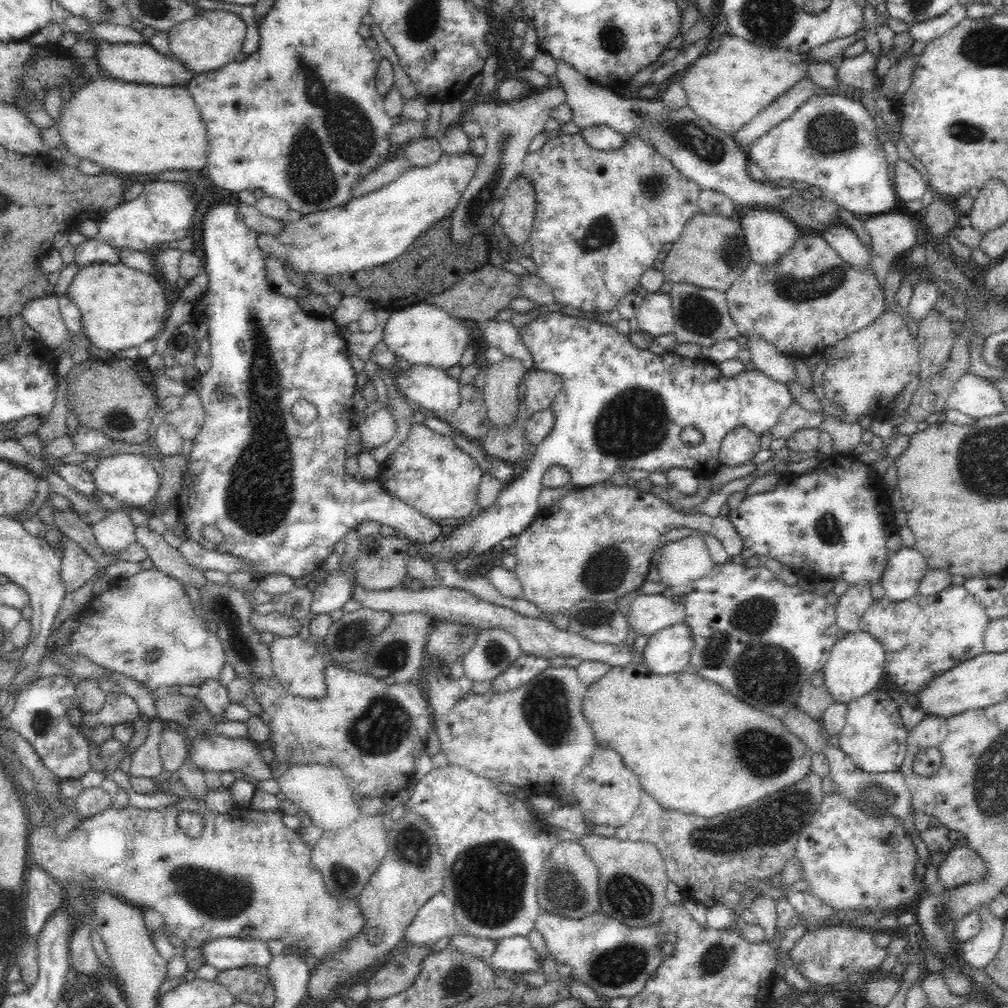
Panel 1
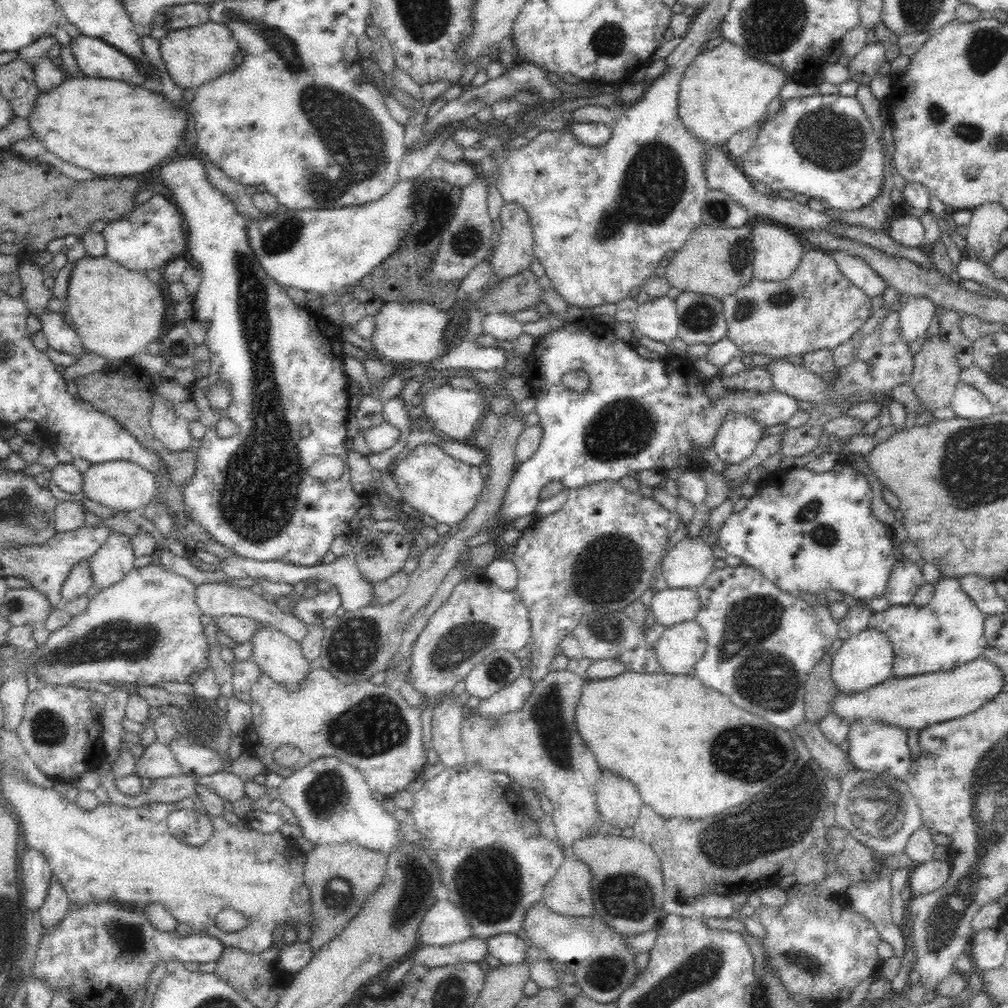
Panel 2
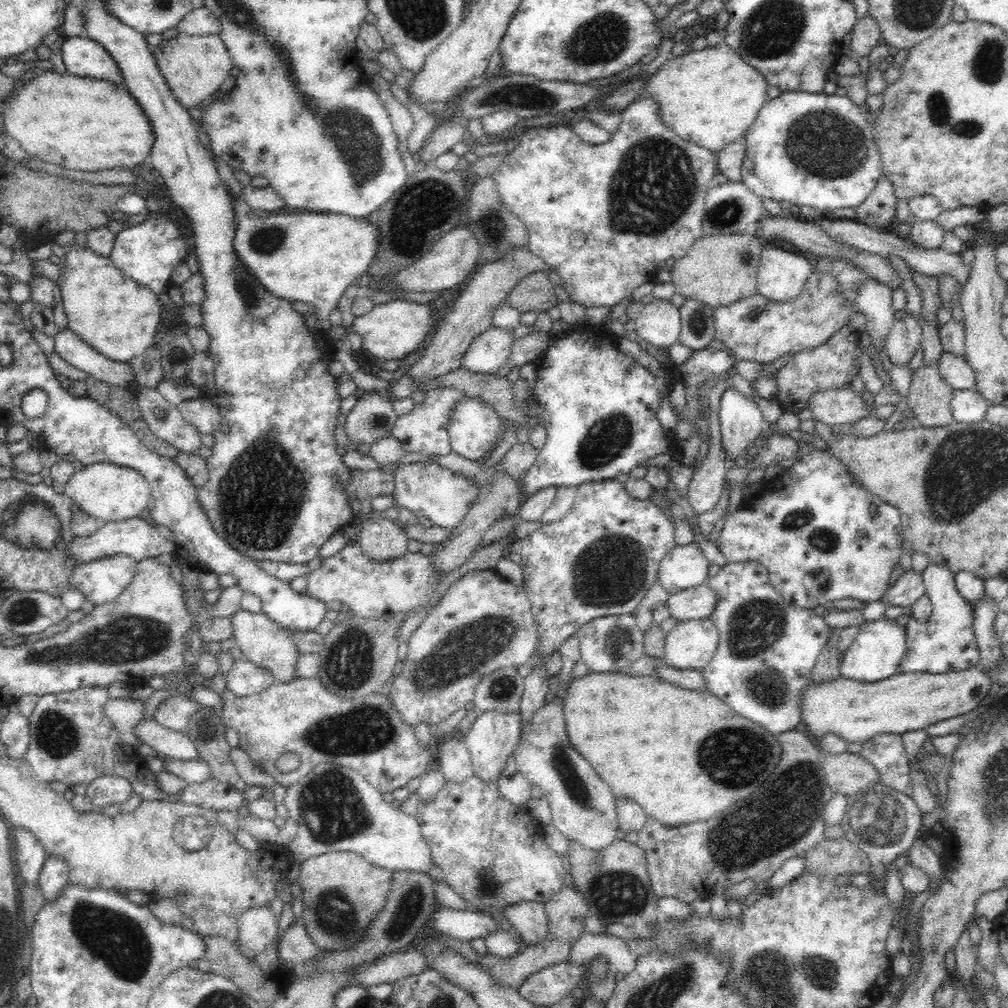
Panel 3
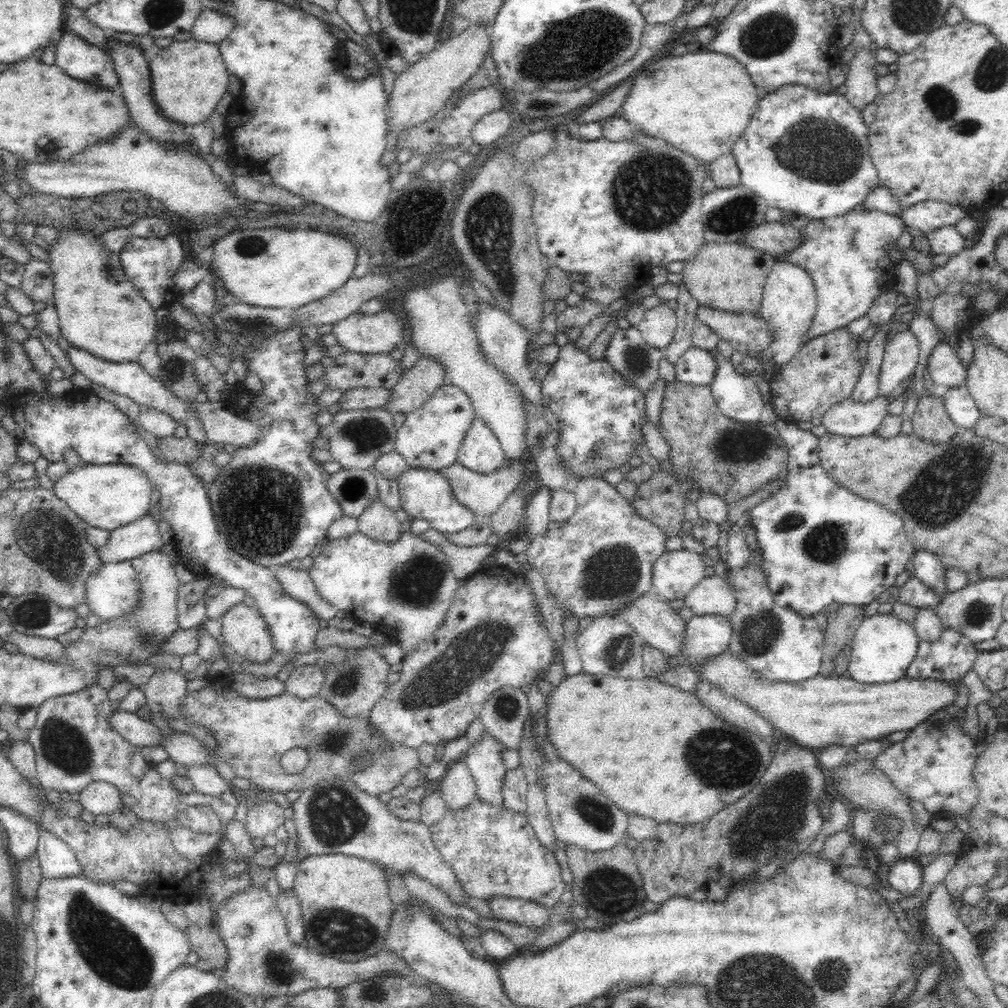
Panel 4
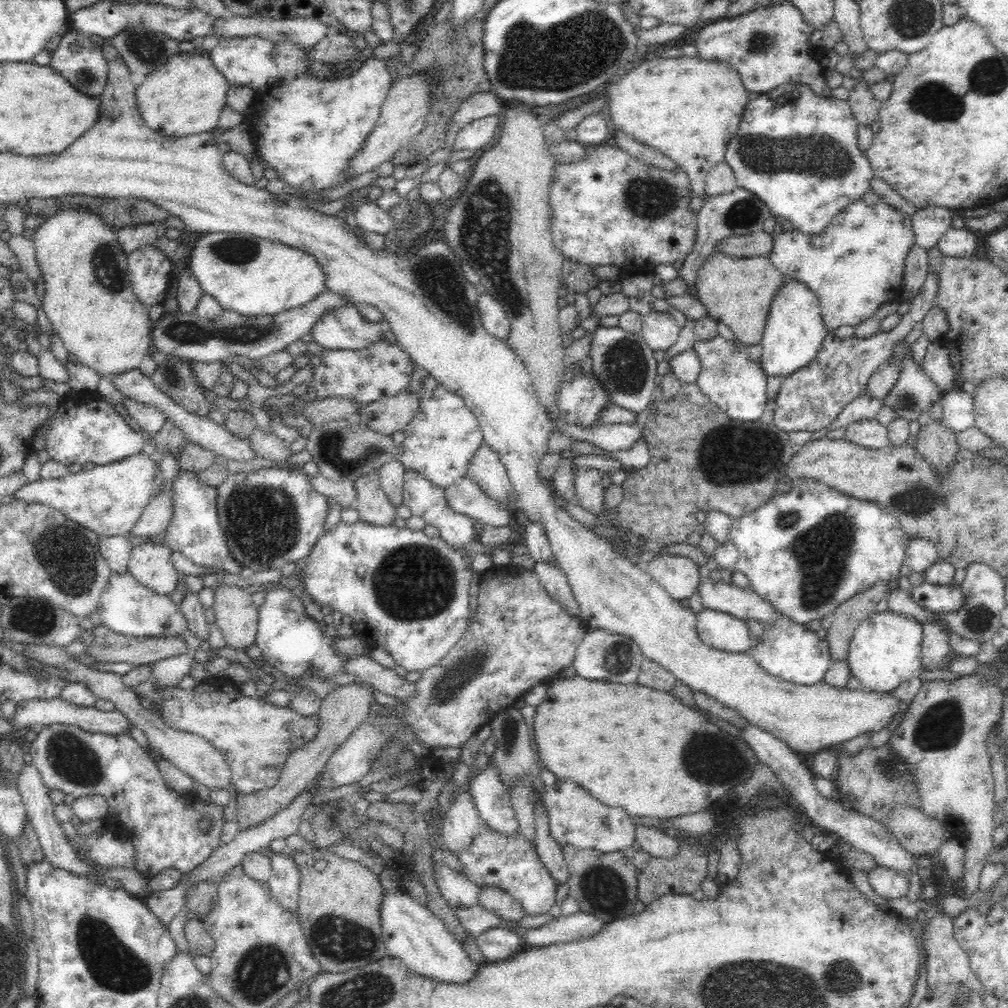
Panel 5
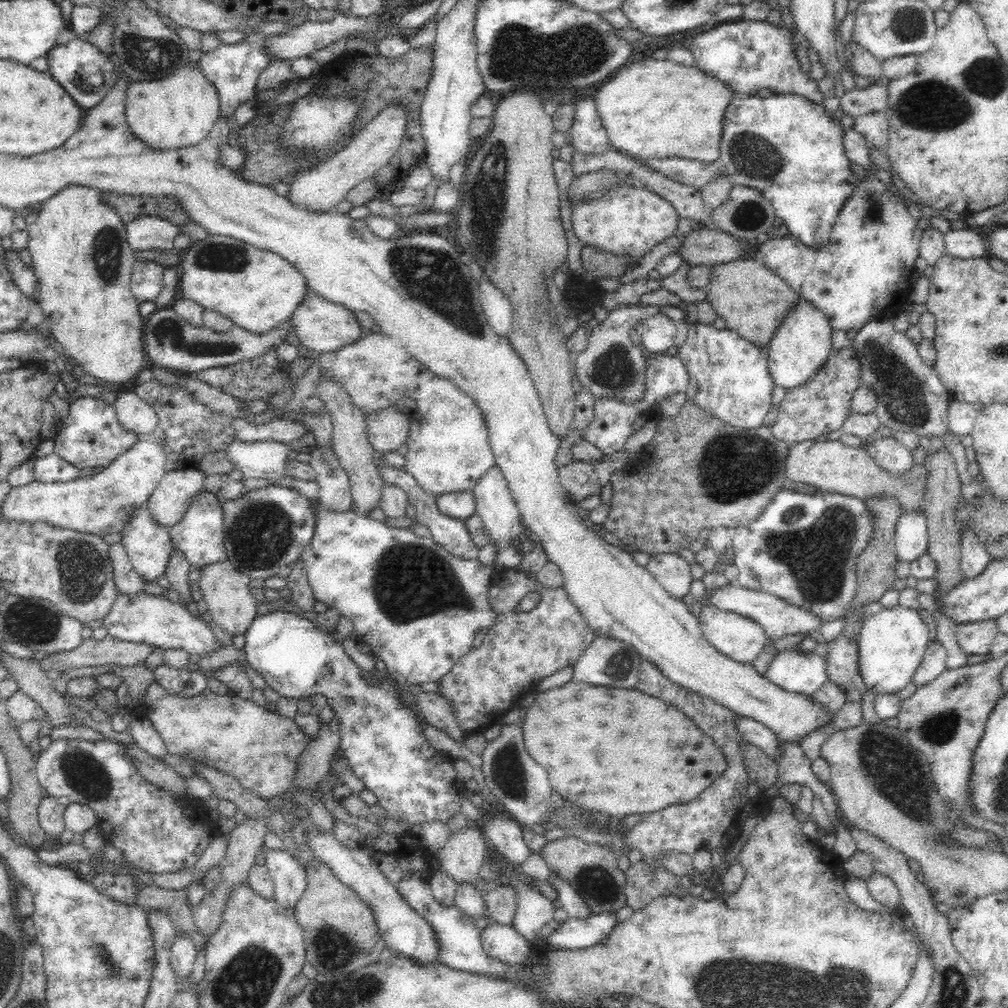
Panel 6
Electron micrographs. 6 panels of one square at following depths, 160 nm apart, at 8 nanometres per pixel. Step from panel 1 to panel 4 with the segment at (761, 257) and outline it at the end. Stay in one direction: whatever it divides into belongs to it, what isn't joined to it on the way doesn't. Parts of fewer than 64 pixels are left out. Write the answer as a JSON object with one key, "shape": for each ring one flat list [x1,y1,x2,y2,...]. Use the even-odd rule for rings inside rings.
{"shape":[[776,262,768,273,759,312,762,319,772,327,772,340,768,352,776,369,787,365,806,344,807,332,813,325,816,309,817,294,812,277,799,266,788,262]]}

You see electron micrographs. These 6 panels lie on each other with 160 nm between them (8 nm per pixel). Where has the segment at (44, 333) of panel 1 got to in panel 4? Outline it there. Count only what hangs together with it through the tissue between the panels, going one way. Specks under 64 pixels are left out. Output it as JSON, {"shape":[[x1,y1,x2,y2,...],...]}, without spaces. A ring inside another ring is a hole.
{"shape":[[74,346,66,351,70,362,74,365,75,370,79,370,85,374,94,384,105,386,108,390,127,396,136,402,140,407,146,406,156,411,163,412,170,416,177,425,187,428,187,438,190,438,197,445,203,446,210,441,206,437,206,429,204,423,200,419,200,412,194,409,193,403,184,402,174,393,170,392,160,380,154,379,150,373,146,372,137,362,106,362,88,352,86,350,77,349]]}

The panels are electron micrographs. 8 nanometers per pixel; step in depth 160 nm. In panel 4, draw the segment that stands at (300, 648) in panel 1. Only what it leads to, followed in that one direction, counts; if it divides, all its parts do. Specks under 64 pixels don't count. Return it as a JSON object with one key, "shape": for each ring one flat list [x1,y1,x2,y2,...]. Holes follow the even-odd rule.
{"shape":[[243,600,224,610,221,624,226,647,248,661,266,663,276,653,262,613]]}

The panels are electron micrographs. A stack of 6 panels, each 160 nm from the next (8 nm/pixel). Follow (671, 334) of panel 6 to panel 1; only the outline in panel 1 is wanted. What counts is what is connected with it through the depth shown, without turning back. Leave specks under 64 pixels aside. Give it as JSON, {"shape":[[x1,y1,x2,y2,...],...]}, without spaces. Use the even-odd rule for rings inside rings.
{"shape":[[648,293,636,310,639,330,655,337,668,334,674,328,675,314,668,293]]}

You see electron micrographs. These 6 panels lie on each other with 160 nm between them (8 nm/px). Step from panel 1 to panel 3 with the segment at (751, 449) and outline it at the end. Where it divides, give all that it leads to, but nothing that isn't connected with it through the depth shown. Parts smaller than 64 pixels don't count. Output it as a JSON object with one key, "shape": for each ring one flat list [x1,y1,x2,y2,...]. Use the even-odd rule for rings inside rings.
{"shape":[[728,387,720,399,722,449,729,460,742,457,768,426,754,397]]}

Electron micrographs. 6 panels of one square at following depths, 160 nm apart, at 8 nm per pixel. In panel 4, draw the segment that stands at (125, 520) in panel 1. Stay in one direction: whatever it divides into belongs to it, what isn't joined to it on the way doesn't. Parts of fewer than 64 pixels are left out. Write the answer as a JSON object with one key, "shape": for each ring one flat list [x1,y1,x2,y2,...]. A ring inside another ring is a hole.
{"shape":[[130,561,104,563,87,580,87,603,102,621,129,615,141,603,141,586]]}

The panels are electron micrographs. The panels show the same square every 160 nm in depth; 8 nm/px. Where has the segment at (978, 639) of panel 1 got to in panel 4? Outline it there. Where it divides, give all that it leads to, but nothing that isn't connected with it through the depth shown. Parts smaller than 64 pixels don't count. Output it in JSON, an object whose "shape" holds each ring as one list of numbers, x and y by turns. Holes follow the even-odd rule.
{"shape":[[918,549,911,561,914,567,914,577,920,579,926,586,932,587,932,590,939,592,941,596,948,593,946,585,944,585,944,570,946,570,946,567,936,555],[944,629,936,642,919,640,915,661,908,667,906,677,958,681,973,668,977,654,970,639,952,629]]}

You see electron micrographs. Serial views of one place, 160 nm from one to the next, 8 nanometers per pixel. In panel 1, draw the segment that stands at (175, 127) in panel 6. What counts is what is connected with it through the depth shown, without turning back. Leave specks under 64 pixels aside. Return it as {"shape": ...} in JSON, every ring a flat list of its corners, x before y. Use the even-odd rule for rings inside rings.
{"shape":[[205,10,202,14,181,22,167,30,172,58,188,68,193,76,214,73,226,65,237,64,242,44,246,38,246,24,232,12,224,10]]}

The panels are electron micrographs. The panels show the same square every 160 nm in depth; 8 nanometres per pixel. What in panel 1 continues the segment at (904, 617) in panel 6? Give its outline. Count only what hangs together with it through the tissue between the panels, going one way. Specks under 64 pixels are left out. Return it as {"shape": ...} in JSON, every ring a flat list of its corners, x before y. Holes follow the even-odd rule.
{"shape":[[864,631,847,632,831,648,823,675,826,687,835,702,848,704,854,699,876,694,876,688,885,672,886,653,883,644,877,638]]}

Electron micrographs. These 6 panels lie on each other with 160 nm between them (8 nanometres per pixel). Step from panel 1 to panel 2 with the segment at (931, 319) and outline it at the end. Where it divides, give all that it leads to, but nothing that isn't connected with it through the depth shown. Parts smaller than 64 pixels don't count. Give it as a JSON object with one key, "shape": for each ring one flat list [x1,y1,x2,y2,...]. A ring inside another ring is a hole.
{"shape":[[937,336,930,340,922,341,920,351,913,355,912,374,908,380,910,389,914,391,914,395,920,399,921,406,927,409,928,414,934,414,935,411,951,408,951,400,959,383,958,374,961,368,956,364,954,357,954,349,948,341,942,341]]}

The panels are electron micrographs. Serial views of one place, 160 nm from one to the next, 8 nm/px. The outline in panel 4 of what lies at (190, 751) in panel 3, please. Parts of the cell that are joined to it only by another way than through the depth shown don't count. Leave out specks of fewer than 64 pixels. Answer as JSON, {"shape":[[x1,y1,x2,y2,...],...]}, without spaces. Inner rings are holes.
{"shape":[[113,710,106,716,108,725,134,746,160,746,162,735,156,725,142,720,136,713]]}

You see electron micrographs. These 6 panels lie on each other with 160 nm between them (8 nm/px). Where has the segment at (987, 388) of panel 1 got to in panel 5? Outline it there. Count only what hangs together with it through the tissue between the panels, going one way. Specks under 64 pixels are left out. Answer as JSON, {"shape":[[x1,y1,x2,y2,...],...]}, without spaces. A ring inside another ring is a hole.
{"shape":[[961,385,952,387,945,391,940,400,940,405,944,409,943,423,954,433,962,432,974,427,974,399,972,395,966,393]]}

